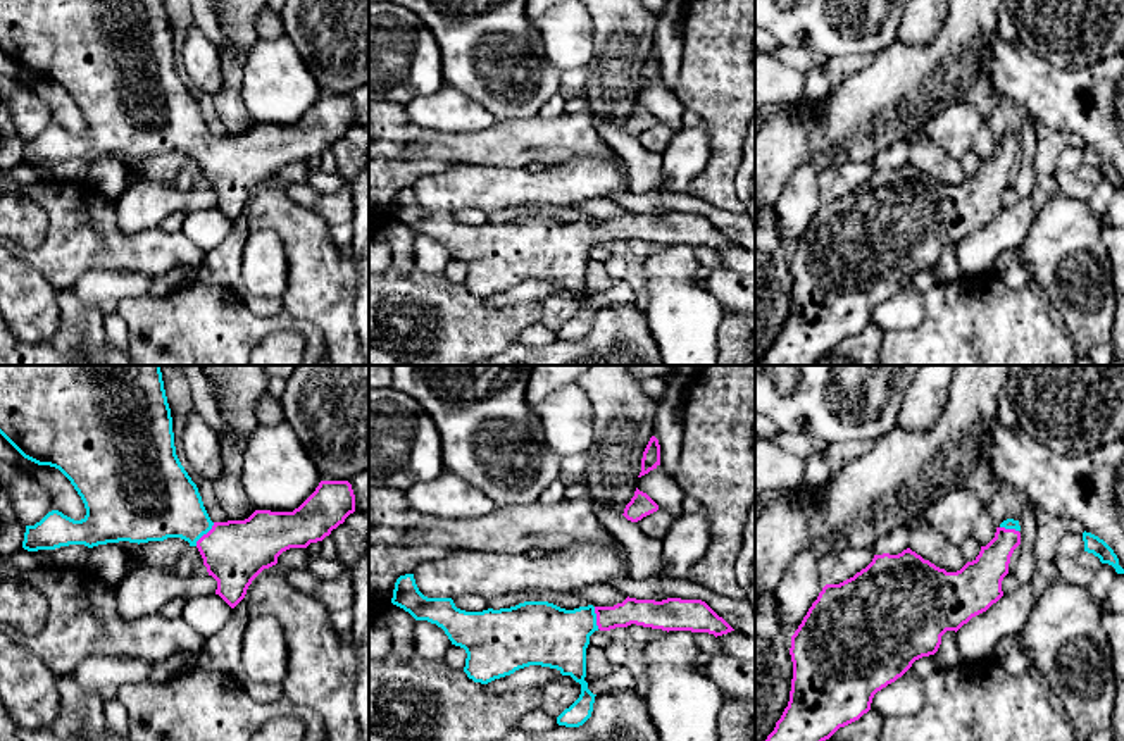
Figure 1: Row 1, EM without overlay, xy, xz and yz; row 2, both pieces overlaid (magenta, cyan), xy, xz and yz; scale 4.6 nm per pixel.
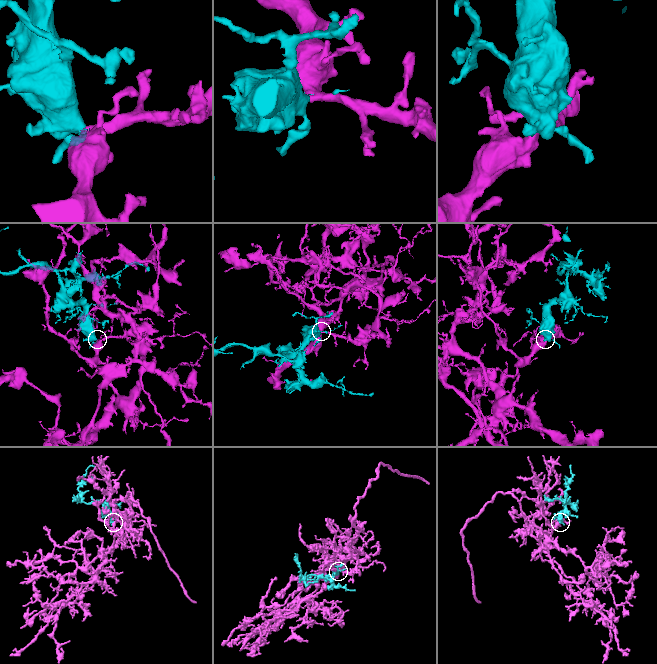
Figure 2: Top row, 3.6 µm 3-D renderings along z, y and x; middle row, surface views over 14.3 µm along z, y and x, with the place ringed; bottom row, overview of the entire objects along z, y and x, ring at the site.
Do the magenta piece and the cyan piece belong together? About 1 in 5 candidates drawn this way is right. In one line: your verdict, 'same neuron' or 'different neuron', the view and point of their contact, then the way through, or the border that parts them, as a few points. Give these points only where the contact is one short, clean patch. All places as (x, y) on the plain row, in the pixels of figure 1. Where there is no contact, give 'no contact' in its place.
same neuron | xy (204, 149) | across xy (235, 166), (204, 149), (187, 131), (162, 116)

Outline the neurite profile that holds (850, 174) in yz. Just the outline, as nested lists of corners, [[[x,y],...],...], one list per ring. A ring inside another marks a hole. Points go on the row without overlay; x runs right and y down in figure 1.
[[[845,162],[826,198],[840,198],[865,183],[874,172],[872,164]]]

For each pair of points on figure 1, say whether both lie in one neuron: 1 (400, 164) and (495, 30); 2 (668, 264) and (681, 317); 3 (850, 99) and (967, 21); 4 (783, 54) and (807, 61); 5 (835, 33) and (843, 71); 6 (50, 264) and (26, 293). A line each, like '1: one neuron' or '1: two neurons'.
1: two neurons
2: one neuron
3: one neuron
4: one neuron
5: two neurons
6: two neurons

